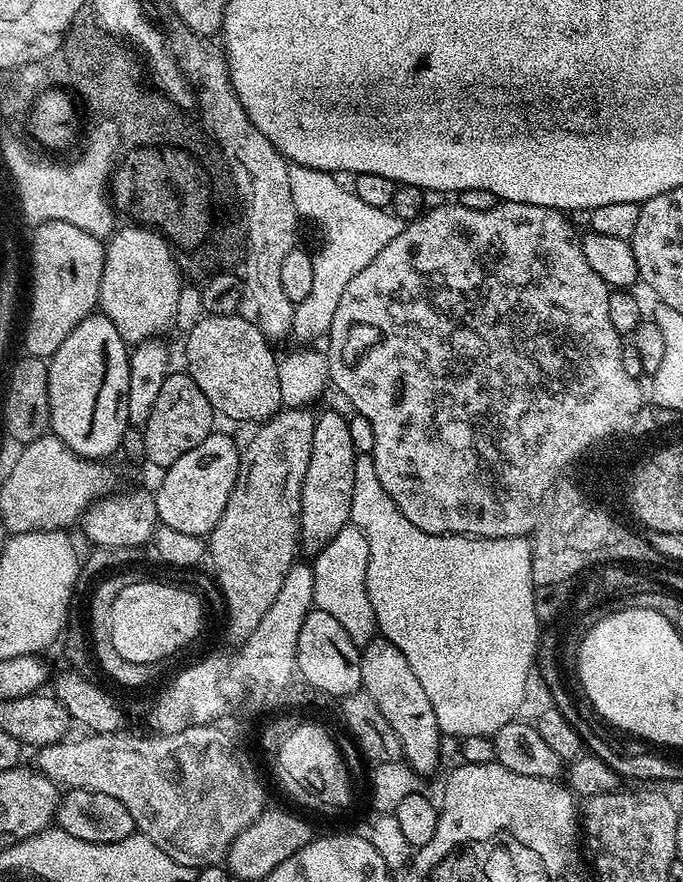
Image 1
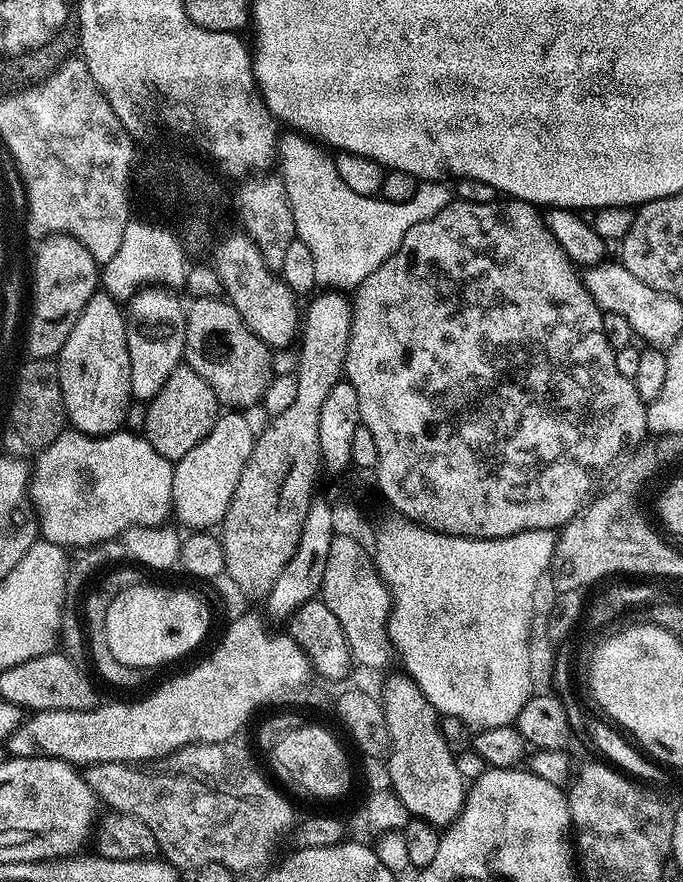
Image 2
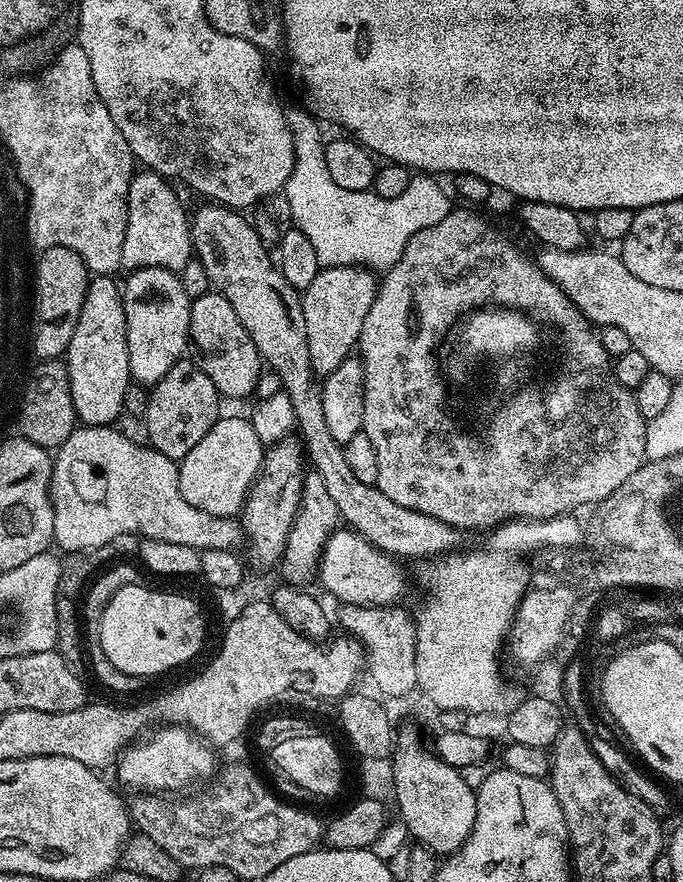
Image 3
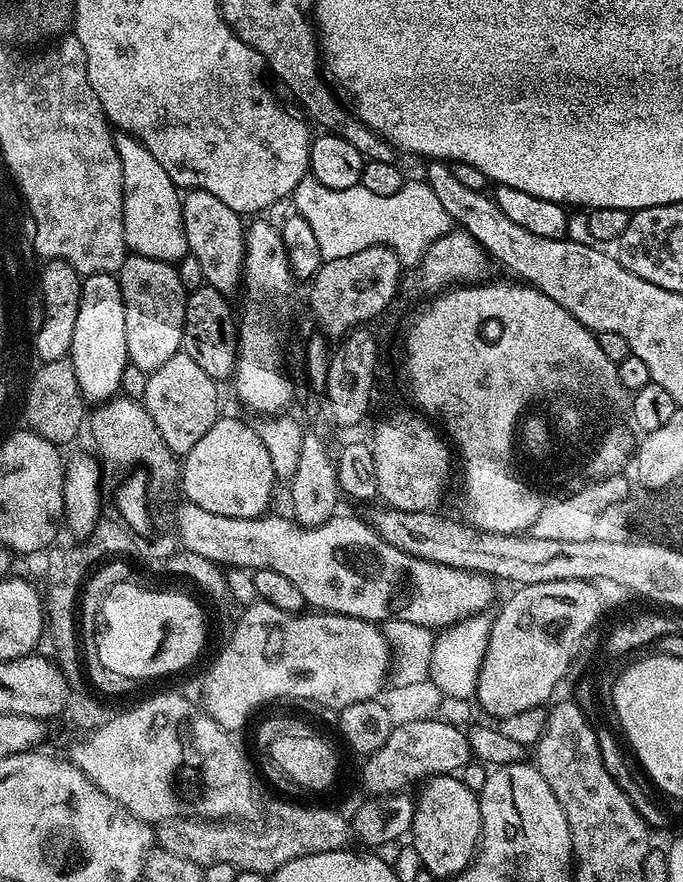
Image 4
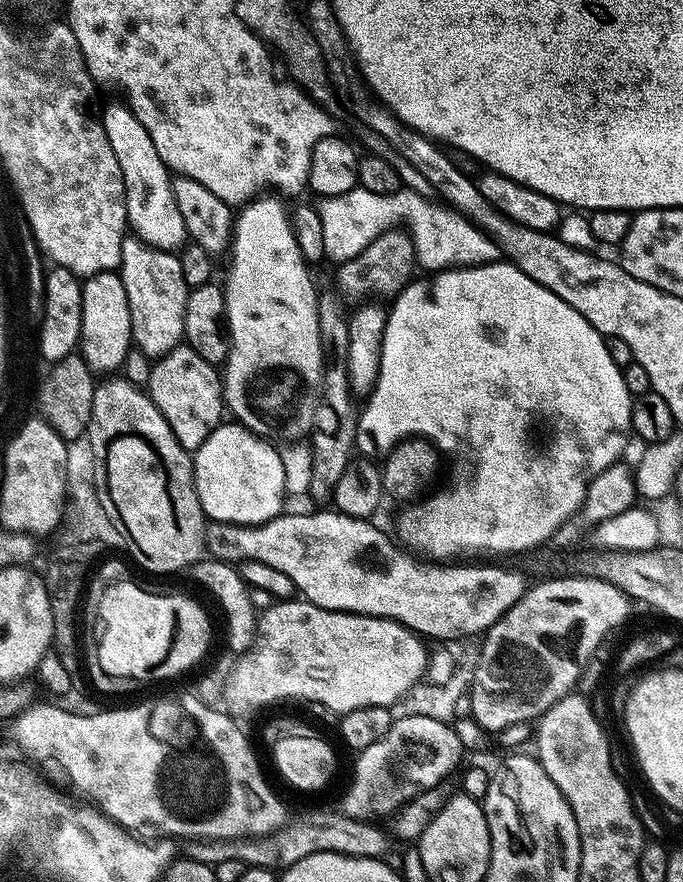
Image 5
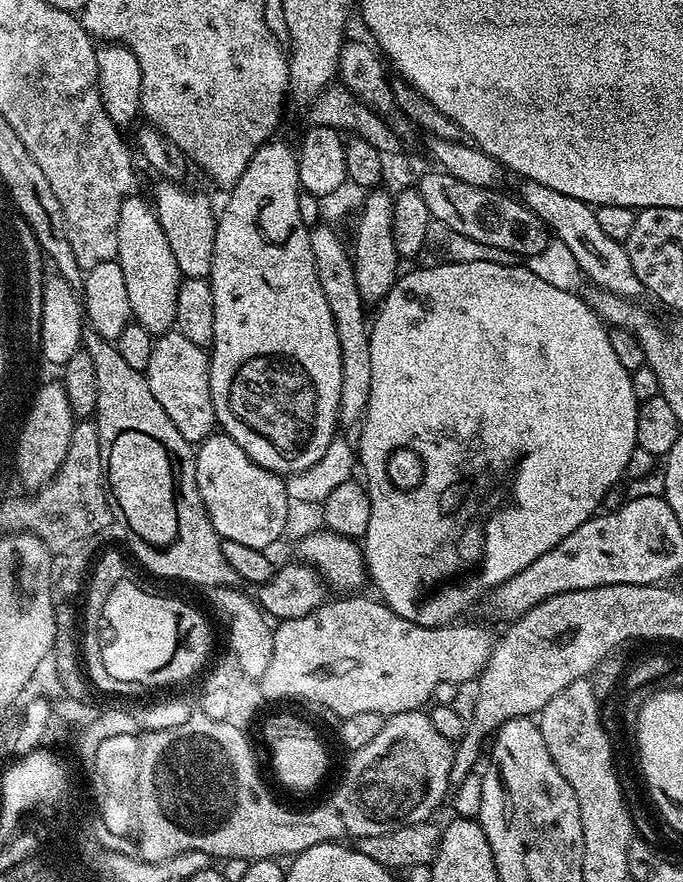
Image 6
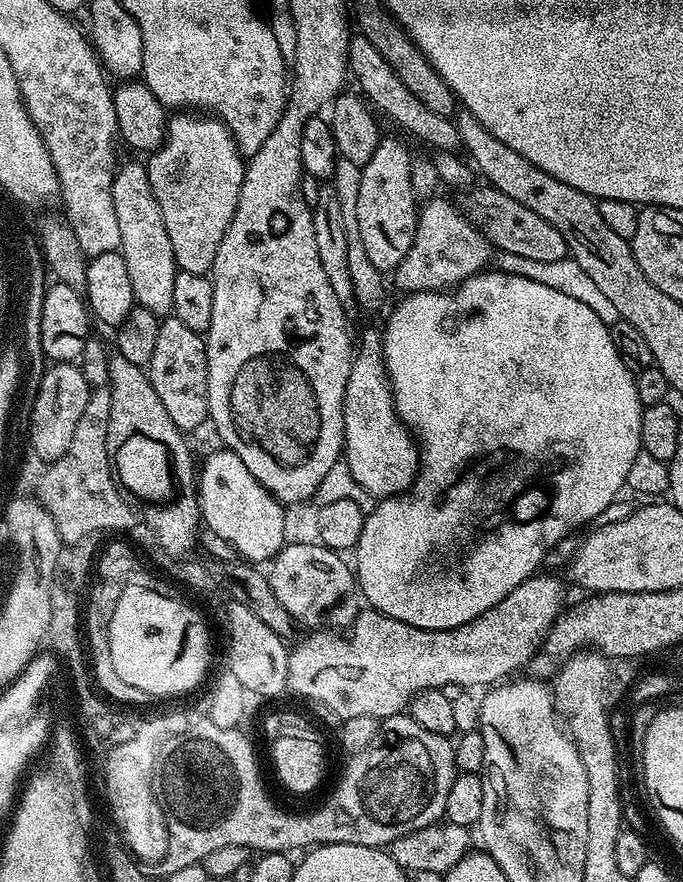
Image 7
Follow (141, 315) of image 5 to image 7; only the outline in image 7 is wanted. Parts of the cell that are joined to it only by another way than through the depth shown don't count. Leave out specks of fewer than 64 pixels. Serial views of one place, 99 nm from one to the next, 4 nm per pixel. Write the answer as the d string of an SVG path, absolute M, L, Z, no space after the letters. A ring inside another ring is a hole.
M128 160L117 167L114 174L114 214L118 214L118 230L120 231L119 253L124 257L126 270L130 274L130 286L134 290L136 304L152 311L156 317L172 315L174 306L174 278L178 271L174 258L174 246L170 246L170 234L166 234L166 222L162 222L162 210L158 206L158 198L154 198L154 190L148 181L148 170L143 163Z

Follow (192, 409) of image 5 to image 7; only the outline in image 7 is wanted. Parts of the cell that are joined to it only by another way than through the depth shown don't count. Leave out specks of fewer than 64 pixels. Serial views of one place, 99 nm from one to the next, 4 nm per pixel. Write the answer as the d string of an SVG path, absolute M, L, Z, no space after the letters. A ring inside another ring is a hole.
M174 315L160 320L154 354L147 364L148 381L154 386L154 394L162 401L166 414L181 432L191 434L209 419L208 415L208 345L201 333L178 322Z

